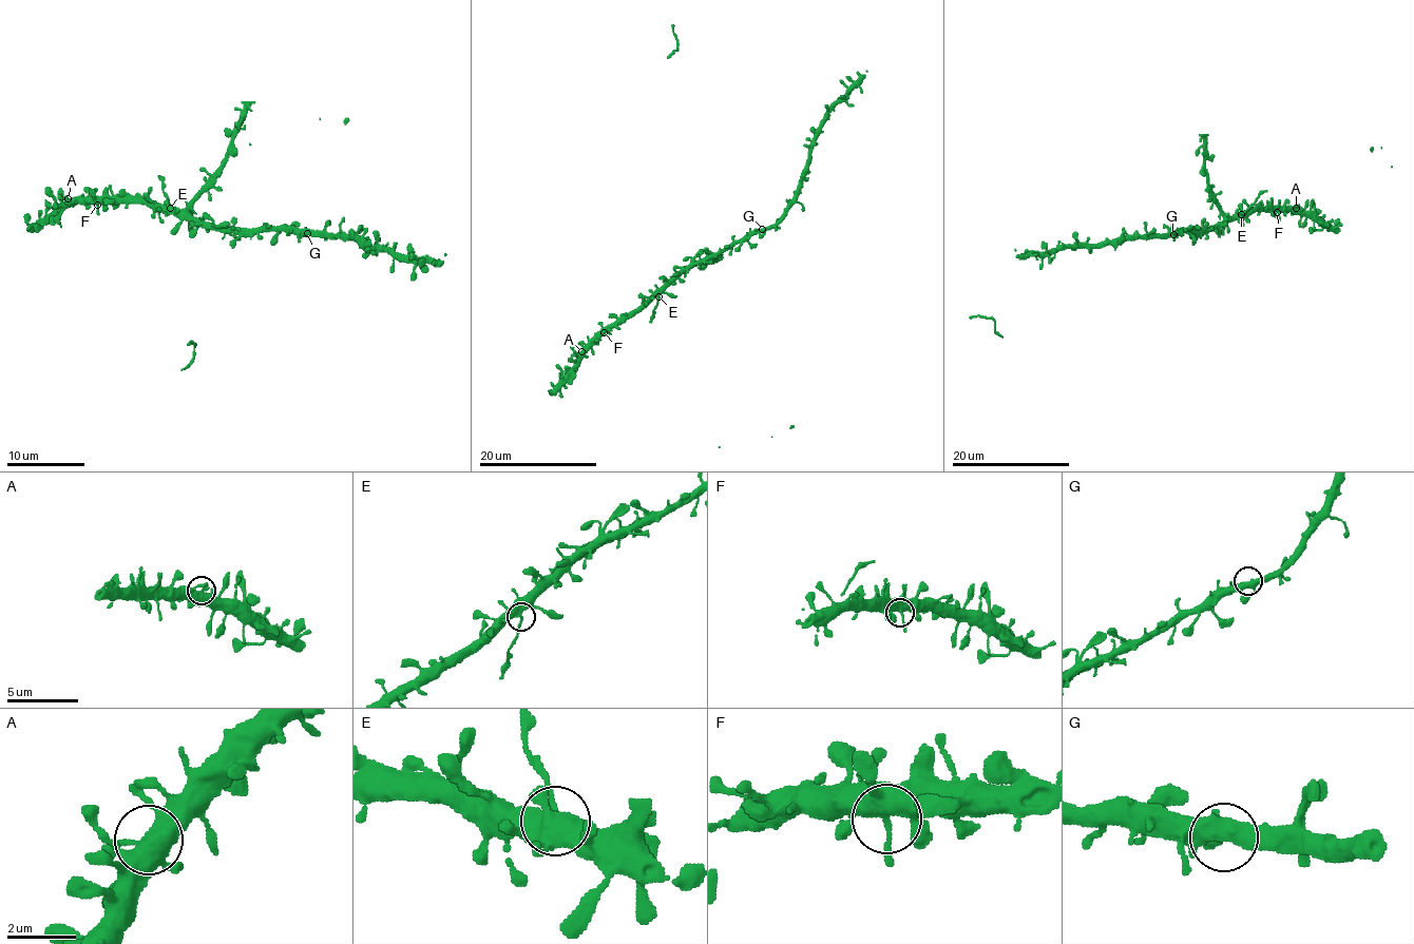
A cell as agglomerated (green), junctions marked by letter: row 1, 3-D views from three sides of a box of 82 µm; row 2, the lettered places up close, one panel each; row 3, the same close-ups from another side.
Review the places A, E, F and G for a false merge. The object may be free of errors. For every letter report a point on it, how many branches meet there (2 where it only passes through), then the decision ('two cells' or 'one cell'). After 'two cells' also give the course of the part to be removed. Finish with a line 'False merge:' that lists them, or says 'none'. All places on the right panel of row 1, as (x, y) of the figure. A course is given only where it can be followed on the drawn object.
A: place (1296, 208); branches 5; one cell
E: place (1241, 214); branches 5; two cells; course (1241, 215), (1267, 190)
F: place (1277, 212); branches 5; one cell
G: place (1173, 234); branches 4; one cell
False merge: E

